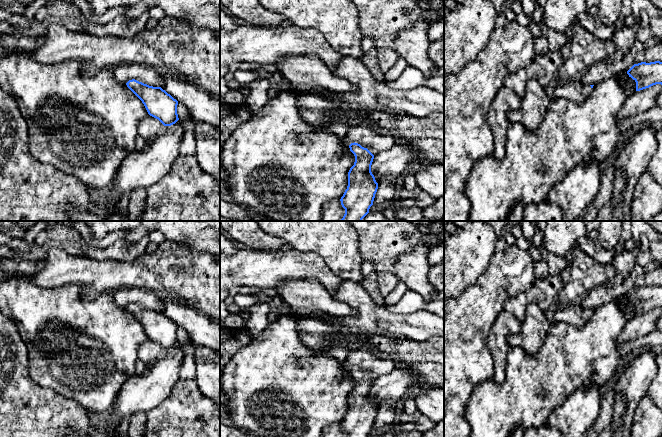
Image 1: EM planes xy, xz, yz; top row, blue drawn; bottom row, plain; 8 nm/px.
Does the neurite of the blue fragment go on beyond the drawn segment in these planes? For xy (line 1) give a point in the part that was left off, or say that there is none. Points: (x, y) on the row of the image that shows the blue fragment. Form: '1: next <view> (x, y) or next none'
1: next none

